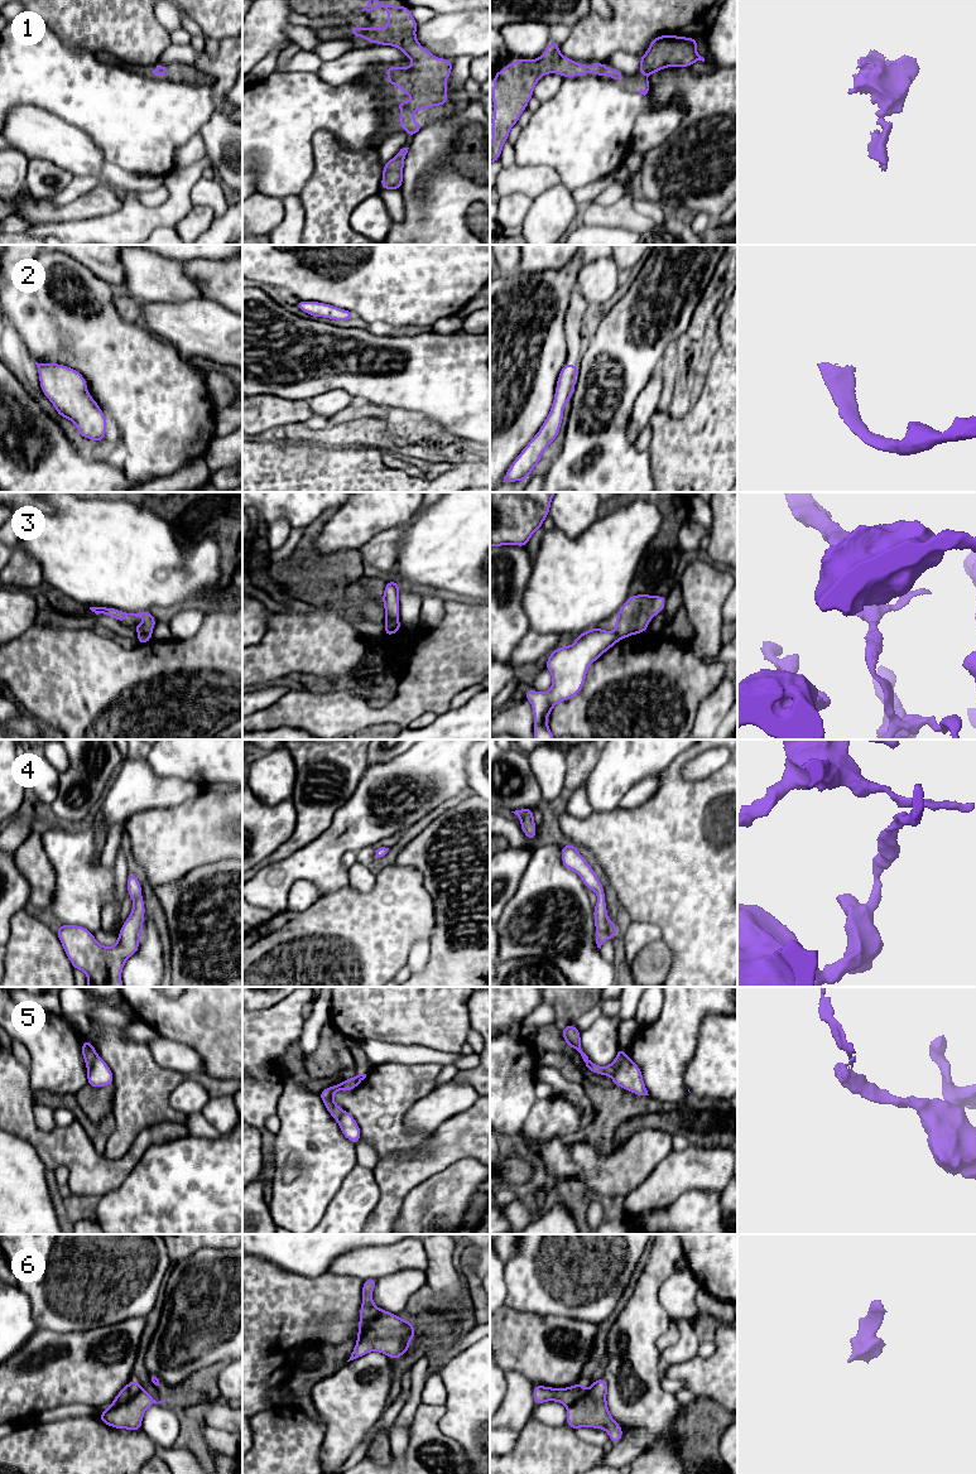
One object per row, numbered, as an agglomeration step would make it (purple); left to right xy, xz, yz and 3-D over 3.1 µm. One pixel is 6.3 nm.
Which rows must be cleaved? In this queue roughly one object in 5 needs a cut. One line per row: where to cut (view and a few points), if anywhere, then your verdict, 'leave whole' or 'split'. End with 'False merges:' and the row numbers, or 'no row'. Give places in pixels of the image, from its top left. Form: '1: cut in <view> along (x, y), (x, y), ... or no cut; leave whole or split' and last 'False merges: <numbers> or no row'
1: no cut; leave whole
2: no cut; leave whole
3: cut in xy along (139, 634), (150, 636); split
4: no cut; leave whole
5: cut in yz along (626, 1054), (611, 1077); split
6: cut in xy along (142, 1388), (124, 1402), (110, 1407); split
False merges: 3, 5, 6

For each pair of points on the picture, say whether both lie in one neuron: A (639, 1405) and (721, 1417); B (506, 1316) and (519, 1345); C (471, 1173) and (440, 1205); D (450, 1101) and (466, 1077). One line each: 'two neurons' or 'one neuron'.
A: two neurons
B: one neuron
C: one neuron
D: two neurons

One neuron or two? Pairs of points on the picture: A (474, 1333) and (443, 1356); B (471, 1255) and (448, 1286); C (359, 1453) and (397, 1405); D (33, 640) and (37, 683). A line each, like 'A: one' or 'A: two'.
A: one
B: two
C: one
D: one

